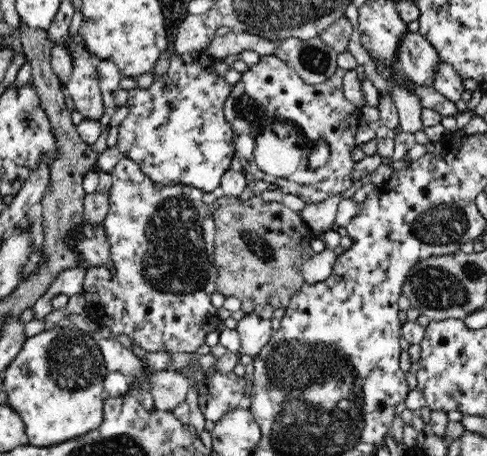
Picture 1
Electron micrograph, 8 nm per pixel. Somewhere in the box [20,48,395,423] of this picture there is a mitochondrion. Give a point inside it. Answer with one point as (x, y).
(177, 259)

